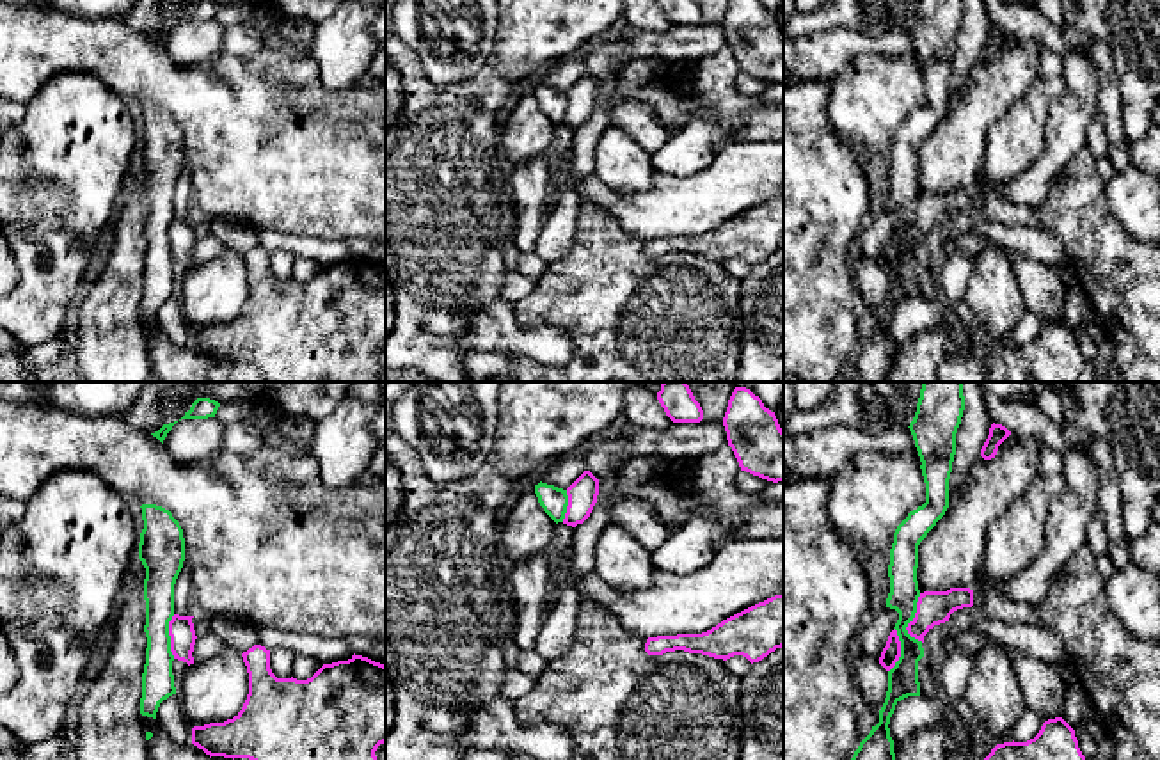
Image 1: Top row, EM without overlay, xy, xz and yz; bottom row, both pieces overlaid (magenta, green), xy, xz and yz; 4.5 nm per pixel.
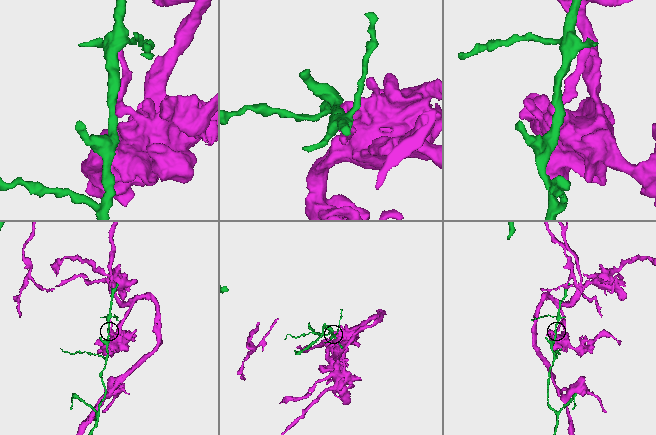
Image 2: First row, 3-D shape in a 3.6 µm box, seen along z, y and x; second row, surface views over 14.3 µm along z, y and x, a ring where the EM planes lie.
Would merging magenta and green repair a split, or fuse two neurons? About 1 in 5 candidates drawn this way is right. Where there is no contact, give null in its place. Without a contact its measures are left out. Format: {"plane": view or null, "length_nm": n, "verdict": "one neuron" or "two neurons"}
{"plane": "yz", "length_nm": 220, "verdict": "two neurons"}

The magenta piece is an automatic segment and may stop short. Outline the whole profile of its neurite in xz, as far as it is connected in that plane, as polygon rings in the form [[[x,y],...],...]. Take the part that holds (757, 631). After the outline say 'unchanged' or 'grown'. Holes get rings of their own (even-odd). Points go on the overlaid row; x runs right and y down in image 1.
[[[783,595],[759,602],[702,634],[648,637],[645,652],[663,655],[684,650],[714,659],[746,657],[751,664],[783,646]]] | unchanged

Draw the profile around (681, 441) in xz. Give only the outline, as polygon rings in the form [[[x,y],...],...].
[[[723,421],[673,423],[666,430],[627,424],[627,456],[659,456],[664,462],[695,458],[728,444]]]

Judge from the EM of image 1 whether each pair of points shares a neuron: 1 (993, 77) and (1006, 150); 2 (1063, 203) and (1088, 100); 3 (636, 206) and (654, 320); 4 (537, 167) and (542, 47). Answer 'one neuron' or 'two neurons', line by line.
1: two neurons
2: two neurons
3: two neurons
4: two neurons

